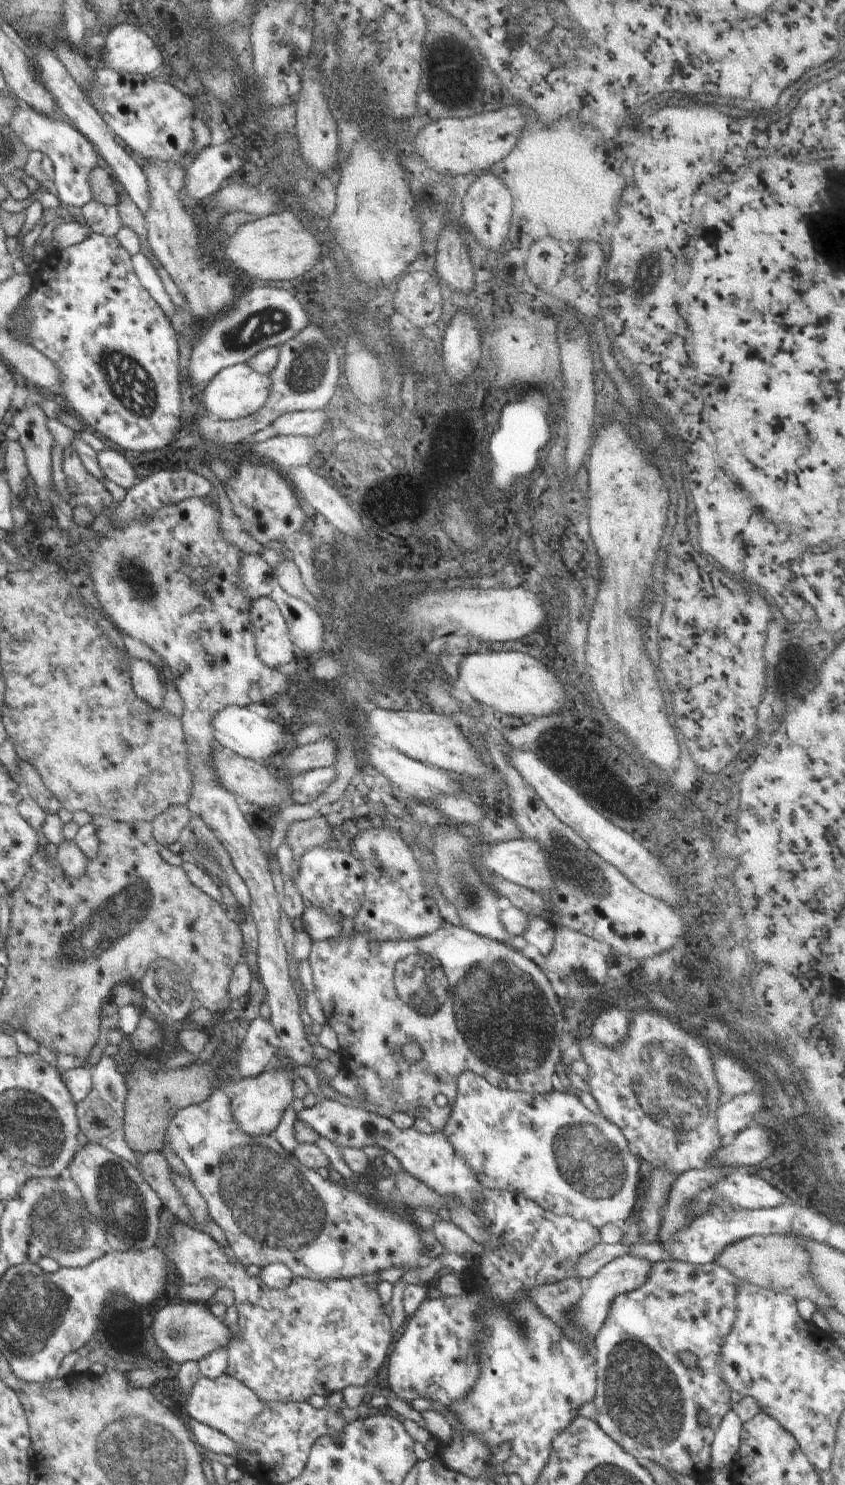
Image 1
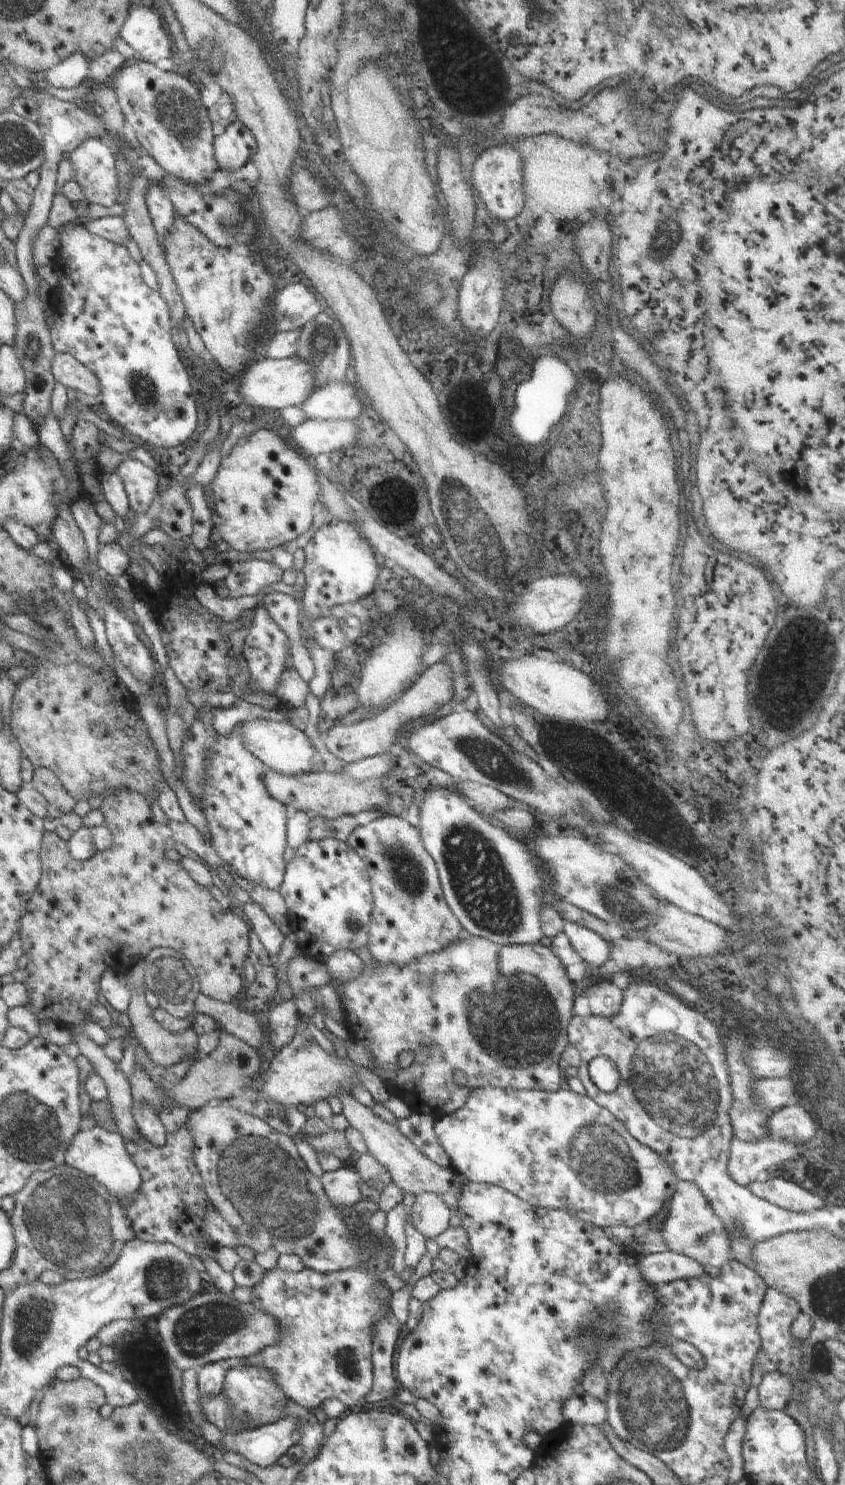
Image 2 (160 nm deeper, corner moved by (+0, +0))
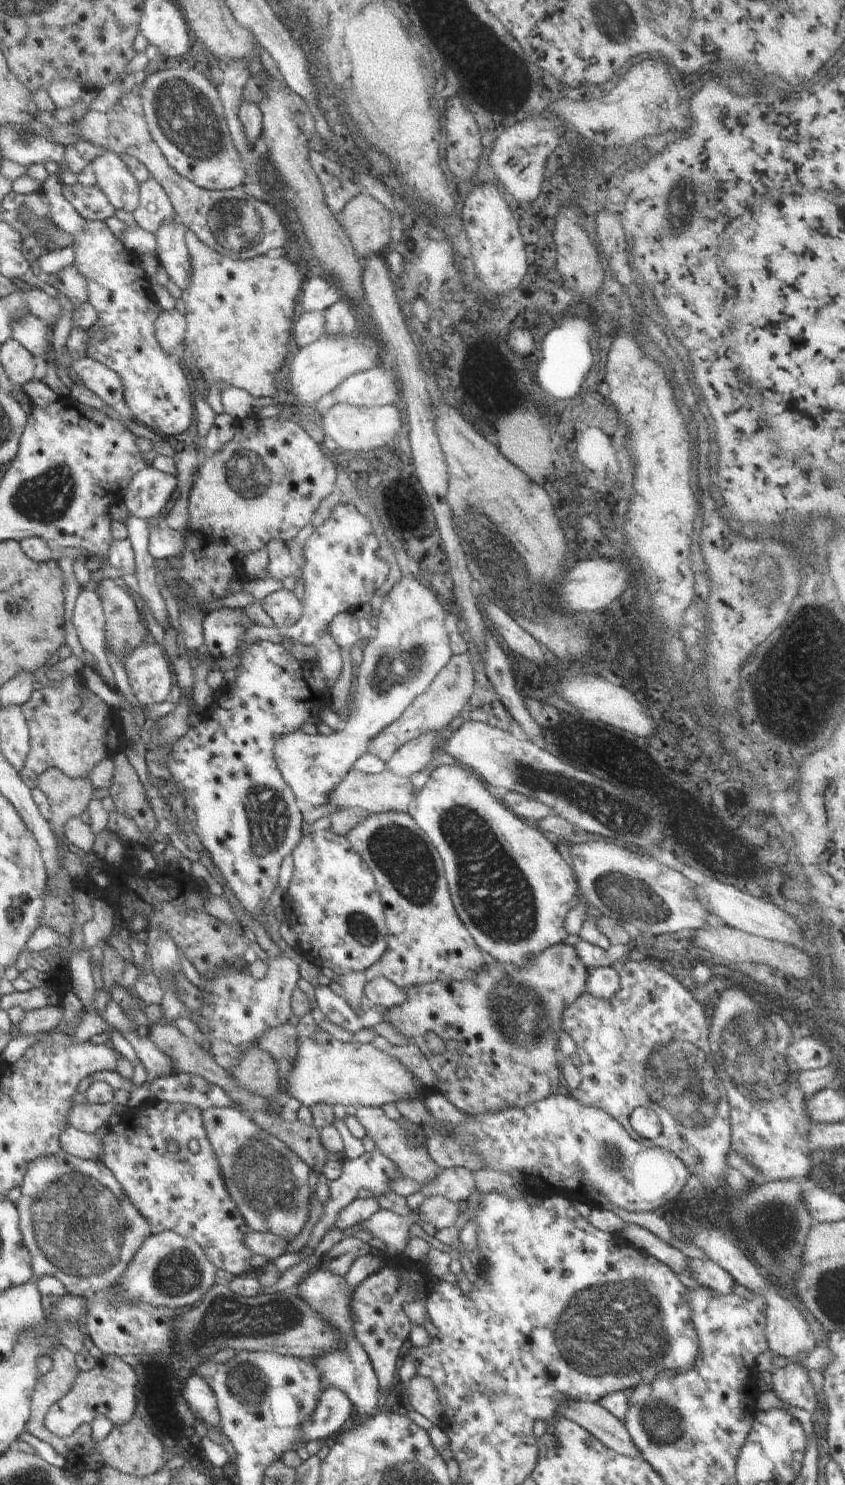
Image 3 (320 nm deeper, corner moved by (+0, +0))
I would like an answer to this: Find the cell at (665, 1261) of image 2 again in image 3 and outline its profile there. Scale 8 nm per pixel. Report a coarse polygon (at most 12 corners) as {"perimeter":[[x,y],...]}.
{"perimeter":[[689,1258],[702,1286],[731,1295],[737,1283],[712,1261]]}

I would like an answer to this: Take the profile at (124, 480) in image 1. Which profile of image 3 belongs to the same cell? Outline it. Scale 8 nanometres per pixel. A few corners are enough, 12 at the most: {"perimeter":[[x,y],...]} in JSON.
{"perimeter":[[152,466],[122,493],[130,514],[156,518],[176,490],[176,476]]}

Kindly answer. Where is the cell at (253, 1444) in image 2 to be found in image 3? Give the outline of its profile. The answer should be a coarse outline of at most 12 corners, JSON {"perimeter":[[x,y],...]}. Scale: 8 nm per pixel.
{"perimeter":[[330,1385],[301,1428],[302,1442],[342,1432],[353,1402]]}

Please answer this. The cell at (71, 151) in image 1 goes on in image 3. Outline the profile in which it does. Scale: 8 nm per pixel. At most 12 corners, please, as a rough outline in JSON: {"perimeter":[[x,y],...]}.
{"perimeter":[[112,151],[96,157],[98,188],[116,210],[134,212],[140,183]]}

